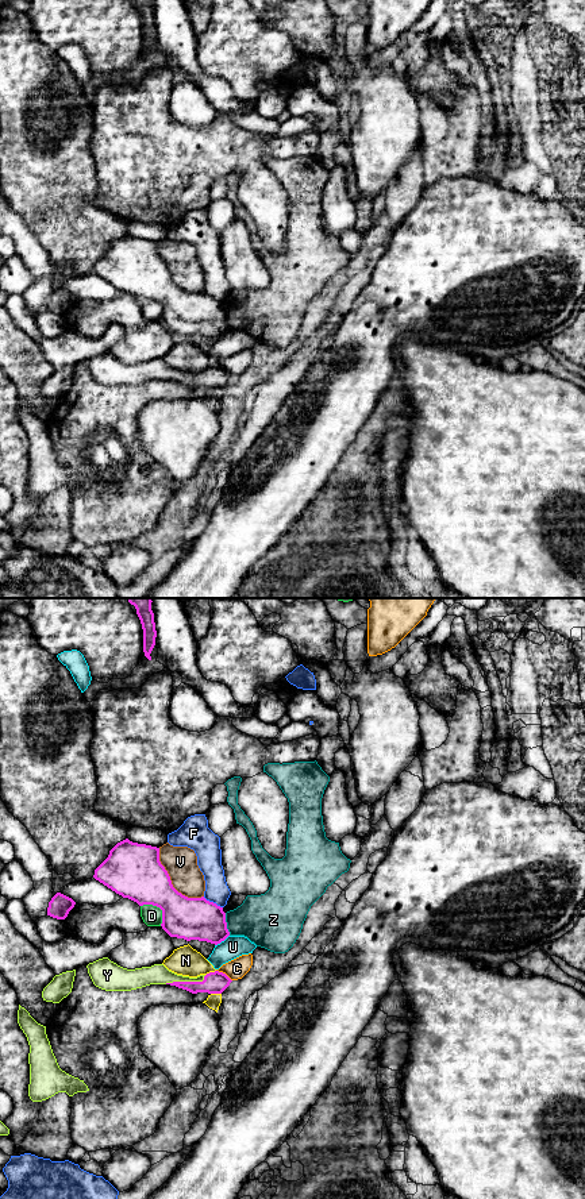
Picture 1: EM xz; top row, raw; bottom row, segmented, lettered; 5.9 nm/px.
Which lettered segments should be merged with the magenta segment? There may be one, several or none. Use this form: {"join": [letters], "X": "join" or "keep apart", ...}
{"join": ["Y"], "C": "keep apart", "D": "keep apart", "F": "keep apart", "N": "keep apart", "U": "keep apart", "V": "keep apart", "Y": "join", "Z": "keep apart"}

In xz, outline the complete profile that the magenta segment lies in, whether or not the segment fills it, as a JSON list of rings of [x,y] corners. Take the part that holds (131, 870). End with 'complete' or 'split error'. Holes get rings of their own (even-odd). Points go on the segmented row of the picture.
[[[126,838],[109,851],[93,878],[139,906],[159,907],[161,926],[170,937],[218,945],[230,936],[223,907],[204,897],[188,898],[173,887],[157,847]]] | complete

